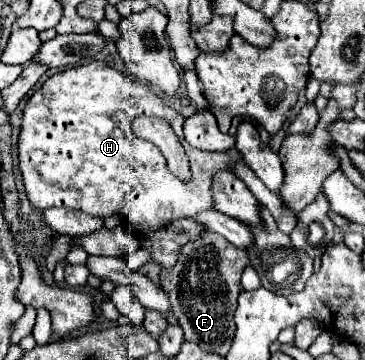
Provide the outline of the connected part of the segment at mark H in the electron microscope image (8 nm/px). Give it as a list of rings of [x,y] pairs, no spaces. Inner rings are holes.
[[[94,61],[88,65],[68,67],[62,73],[56,73],[44,81],[40,89],[32,93],[22,117],[22,131],[18,137],[18,157],[20,157],[20,171],[24,179],[26,193],[32,193],[32,205],[40,209],[52,207],[68,207],[80,209],[84,213],[96,217],[110,217],[112,213],[122,211],[126,225],[138,233],[156,231],[168,225],[172,219],[180,215],[196,215],[200,211],[214,209],[212,197],[212,177],[218,171],[232,171],[236,159],[240,159],[238,149],[228,149],[224,153],[208,153],[194,149],[182,133],[184,117],[168,107],[160,95],[152,91],[152,87],[144,83],[132,83],[128,77],[102,61]],[[138,115],[160,115],[164,121],[176,129],[176,135],[186,149],[192,169],[192,181],[182,183],[166,165],[164,155],[154,143],[140,139],[132,131],[132,121]]]

